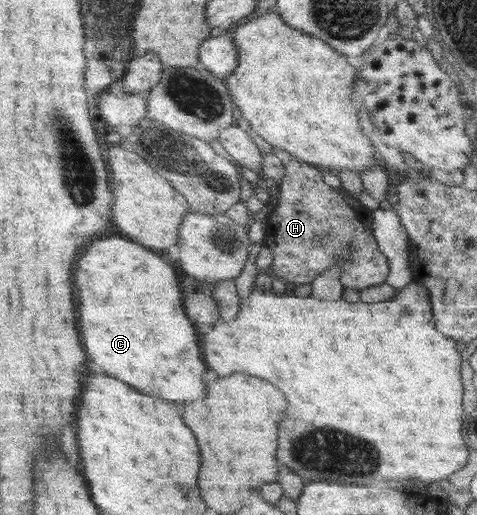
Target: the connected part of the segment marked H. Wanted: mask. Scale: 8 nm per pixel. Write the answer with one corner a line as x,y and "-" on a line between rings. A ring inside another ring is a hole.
298,159
285,163
287,174
280,185
281,200
267,220
266,241
274,252
274,263
271,268
273,273
284,282
313,284
323,272
340,265
343,268
342,280
345,287
361,291
387,282
391,275
391,264
376,237
373,211
362,205
360,199
350,194
343,186
334,188
326,184
326,171
321,167

